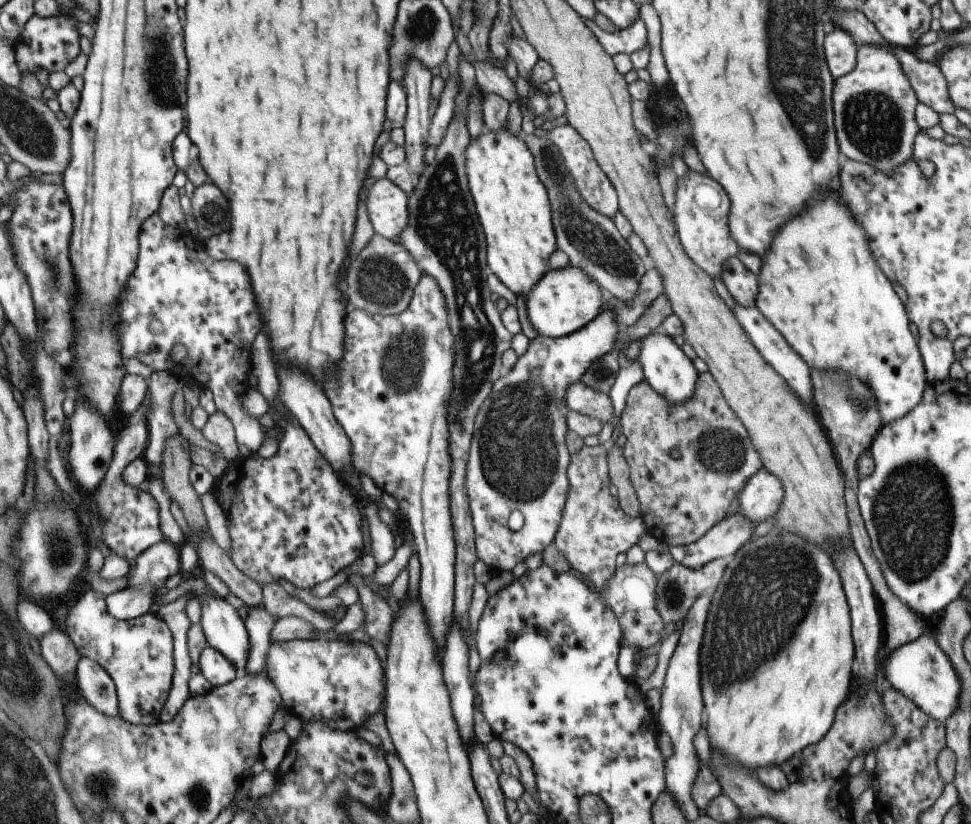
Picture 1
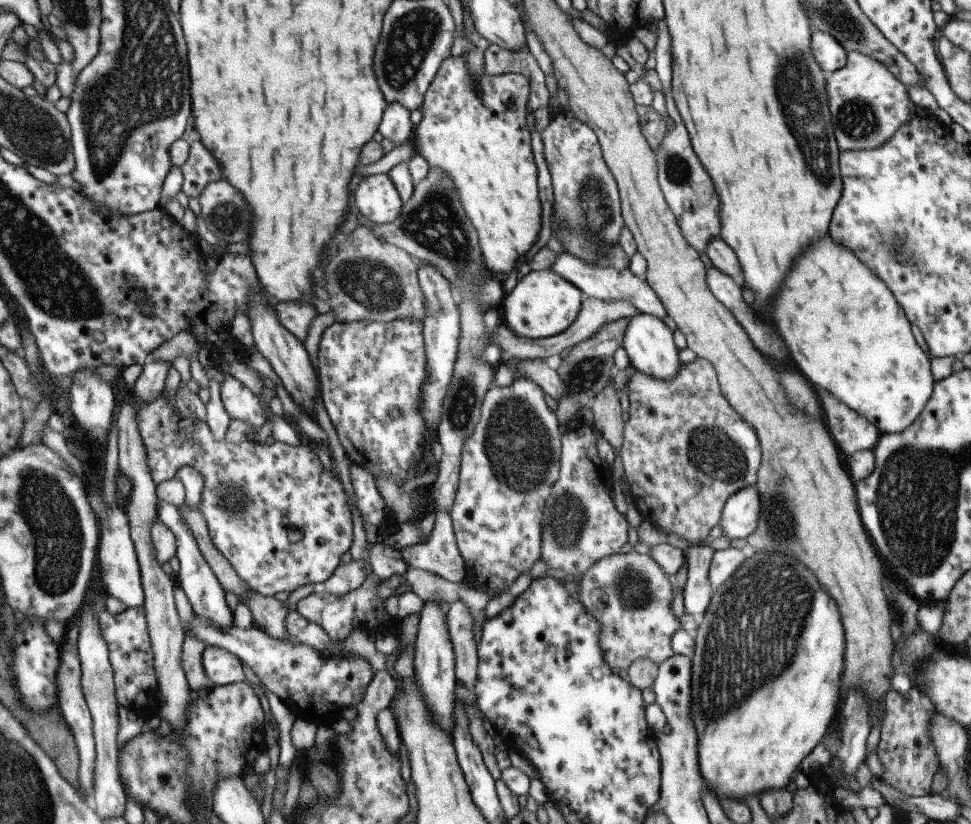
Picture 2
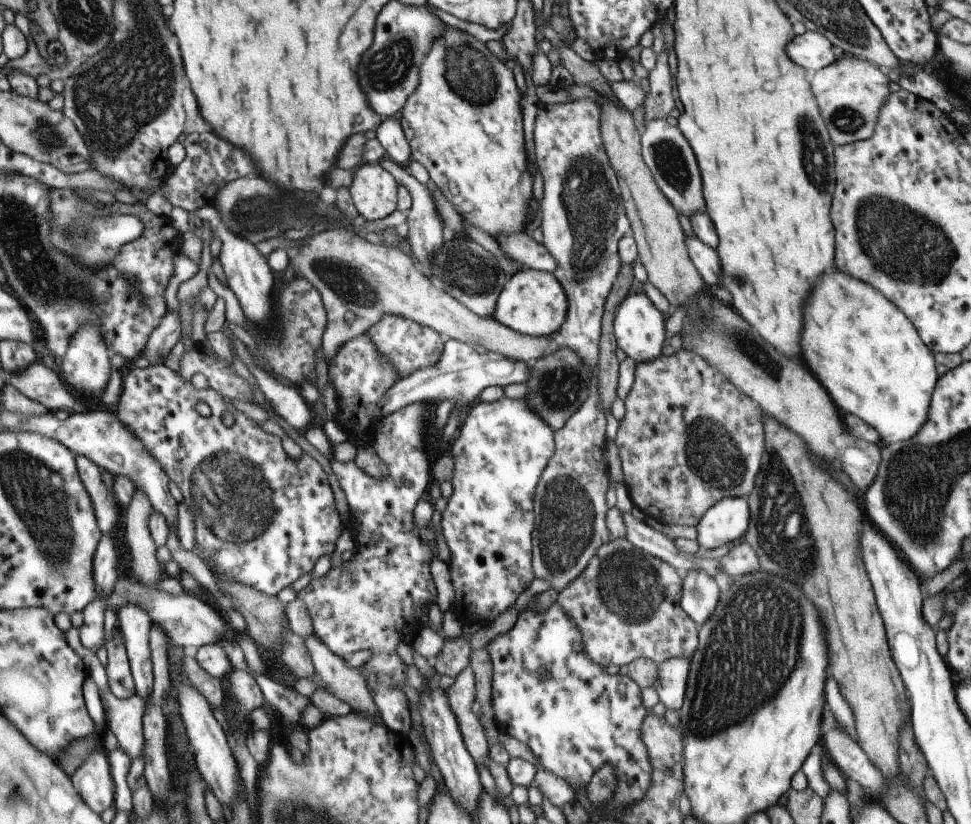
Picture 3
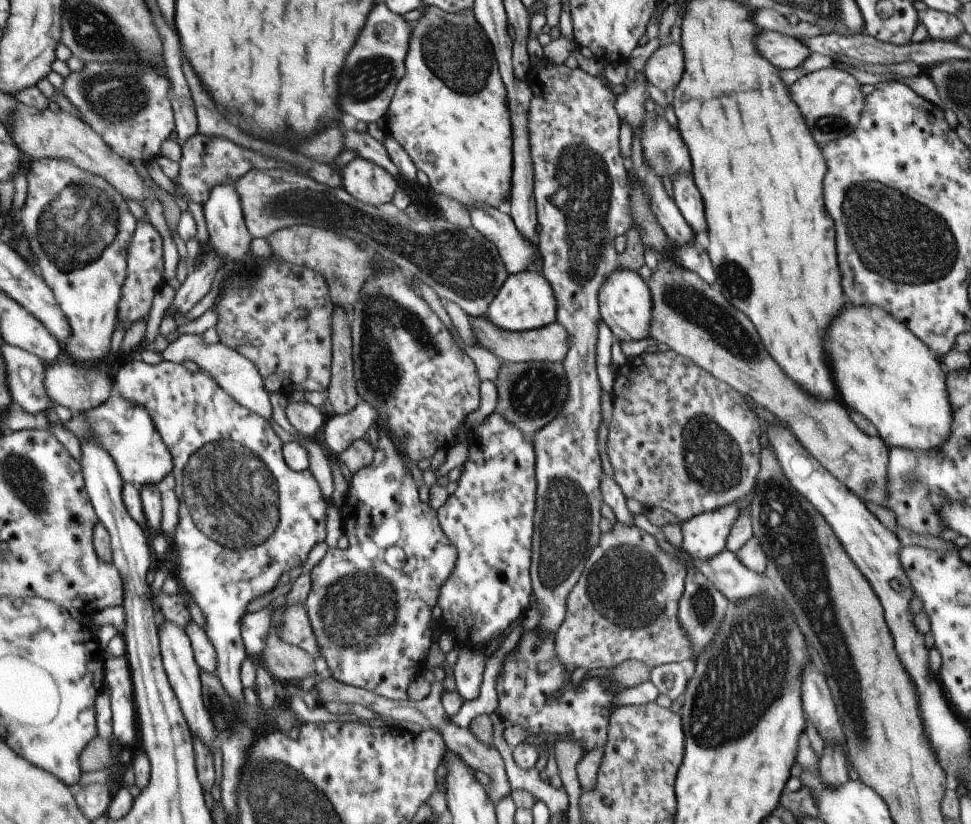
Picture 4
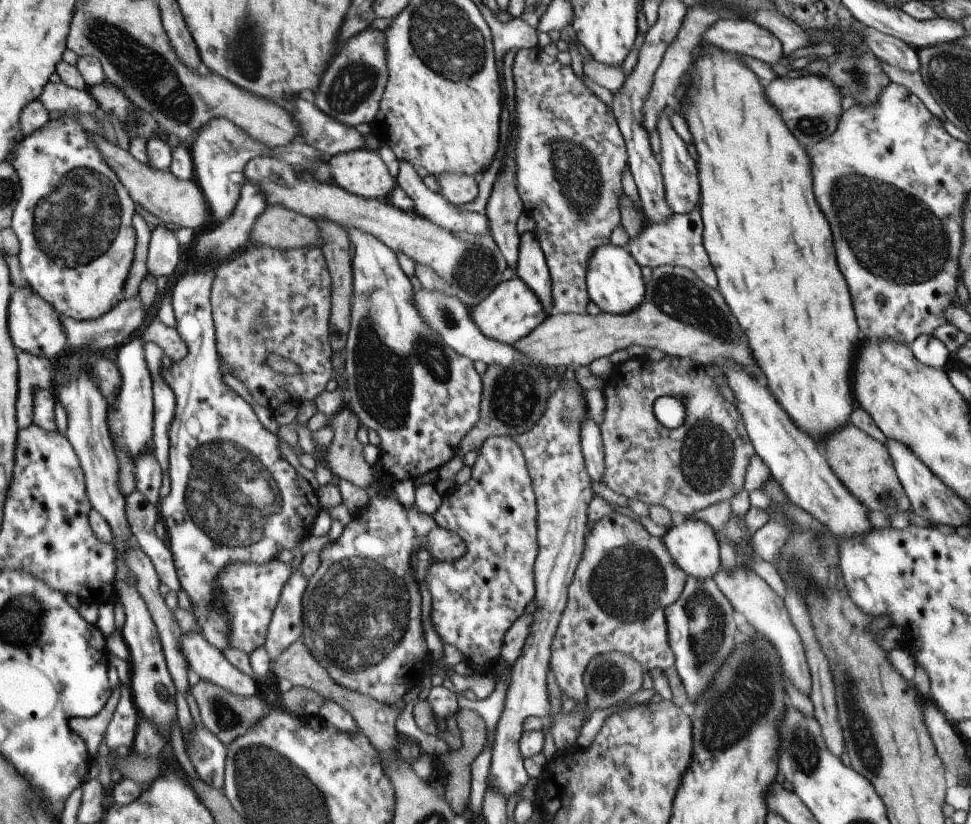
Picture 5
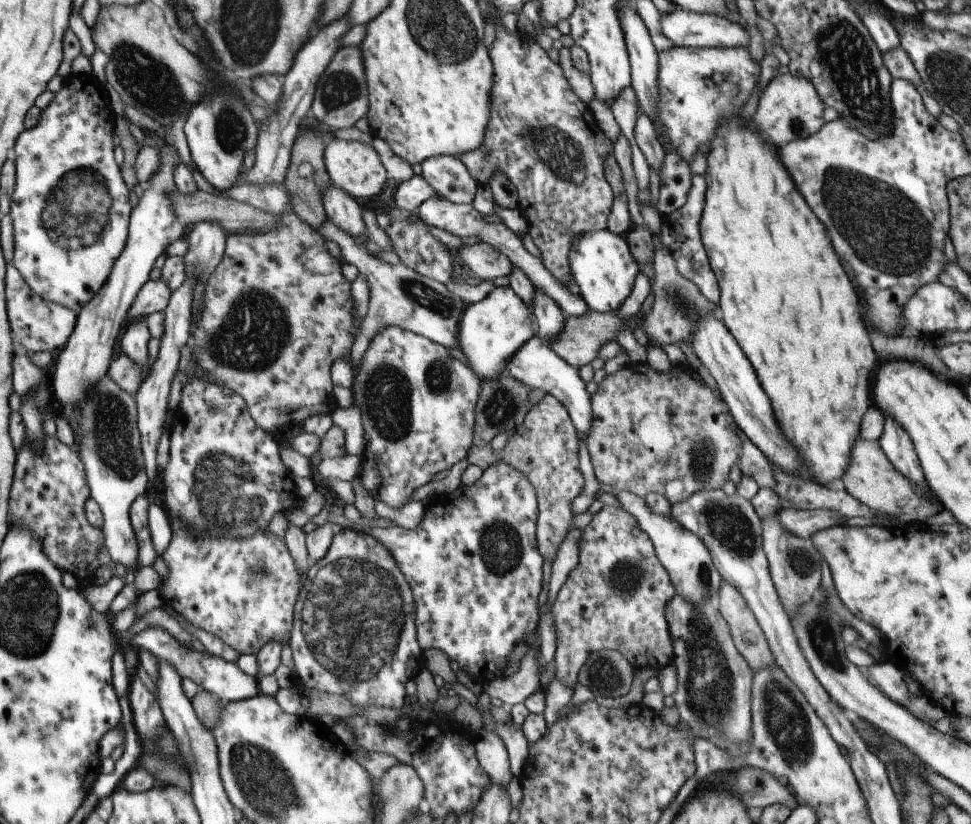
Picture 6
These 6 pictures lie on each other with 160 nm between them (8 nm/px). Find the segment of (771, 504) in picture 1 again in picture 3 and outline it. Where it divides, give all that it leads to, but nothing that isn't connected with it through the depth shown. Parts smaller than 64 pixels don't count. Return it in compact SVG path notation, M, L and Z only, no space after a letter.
M727 497L718 500L705 514L699 519L696 524L699 549L706 548L707 550L717 548L722 544L733 544L743 536L749 524L750 514L747 501L744 497Z

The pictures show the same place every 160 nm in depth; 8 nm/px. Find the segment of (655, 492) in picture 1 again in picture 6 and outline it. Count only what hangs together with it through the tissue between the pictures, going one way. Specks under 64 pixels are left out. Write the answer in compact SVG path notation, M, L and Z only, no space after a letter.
M629 363L625 367L618 370L613 375L606 375L600 384L597 384L597 390L595 394L589 398L589 406L591 406L591 422L589 422L589 430L585 434L585 444L587 445L587 451L589 452L589 458L591 459L591 465L593 466L593 474L595 479L600 484L610 486L611 489L619 488L619 490L629 490L634 496L645 497L649 495L649 492L655 492L655 494L661 494L668 504L677 504L681 500L685 500L687 496L691 496L693 492L697 490L718 490L721 489L723 483L728 478L729 468L733 467L733 464L738 463L738 456L741 453L741 442L735 434L734 421L732 420L727 406L720 400L719 397L712 395L711 390L702 383L699 379L695 380L691 376L692 368L686 363L678 366L672 366L671 373L657 372L650 368L647 363L637 364Z

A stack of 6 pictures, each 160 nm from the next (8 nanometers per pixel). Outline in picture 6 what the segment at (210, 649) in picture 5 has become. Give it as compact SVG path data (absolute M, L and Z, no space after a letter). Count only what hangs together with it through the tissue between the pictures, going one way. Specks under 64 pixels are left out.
M147 628L139 632L131 640L132 646L138 650L143 648L161 661L170 663L170 665L177 671L177 674L183 678L190 678L203 691L212 693L221 702L228 703L231 701L245 700L249 695L257 694L257 679L247 676L244 672L239 670L239 667L232 662L223 660L218 656L204 652L199 652L193 647L179 643L175 637L161 628Z

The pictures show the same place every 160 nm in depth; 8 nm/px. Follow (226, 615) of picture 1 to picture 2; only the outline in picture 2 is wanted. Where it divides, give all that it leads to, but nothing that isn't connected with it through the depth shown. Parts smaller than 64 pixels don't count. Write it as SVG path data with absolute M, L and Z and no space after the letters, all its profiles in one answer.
M158 501L156 516L157 520L170 528L176 542L176 553L179 570L175 576L175 585L183 590L194 614L202 621L208 621L216 629L224 629L233 624L232 610L228 607L224 597L224 590L213 572L203 560L193 535L189 532L186 522L182 519L175 505Z

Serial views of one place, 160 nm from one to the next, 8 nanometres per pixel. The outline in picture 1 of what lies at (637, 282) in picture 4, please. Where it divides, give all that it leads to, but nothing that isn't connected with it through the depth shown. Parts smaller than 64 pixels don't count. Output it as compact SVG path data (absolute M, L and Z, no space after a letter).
M656 330L649 332L639 340L639 351L637 362L641 366L643 381L647 382L667 404L681 404L693 396L697 372L691 364L691 360L683 354L680 347L677 346L667 334Z

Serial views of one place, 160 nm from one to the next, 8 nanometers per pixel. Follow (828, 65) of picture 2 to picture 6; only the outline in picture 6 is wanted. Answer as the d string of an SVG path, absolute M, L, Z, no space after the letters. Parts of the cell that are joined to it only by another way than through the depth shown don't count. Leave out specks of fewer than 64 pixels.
M680 8L669 13L661 13L657 30L674 47L731 48L731 46L747 46L749 38L745 28L739 26L737 22L729 22L727 18L715 14L687 12Z

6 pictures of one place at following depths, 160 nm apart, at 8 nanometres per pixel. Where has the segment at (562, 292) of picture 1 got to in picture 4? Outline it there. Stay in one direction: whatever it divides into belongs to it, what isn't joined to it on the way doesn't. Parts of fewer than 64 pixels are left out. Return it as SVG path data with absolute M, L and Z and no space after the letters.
M528 268L507 275L503 284L488 304L485 318L502 331L517 332L538 329L556 320L556 302L545 277L539 270Z

